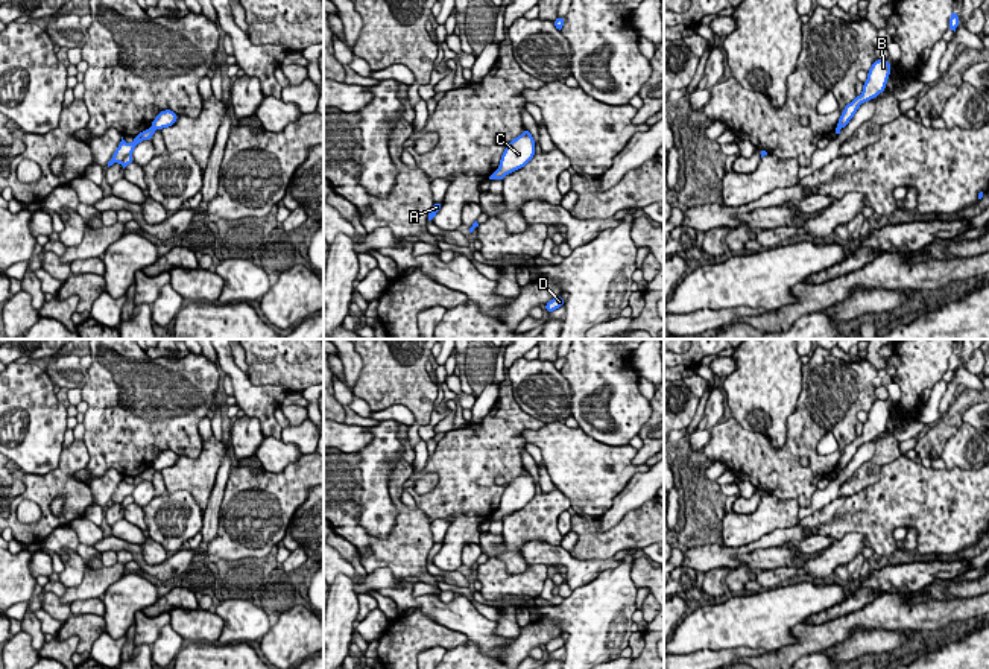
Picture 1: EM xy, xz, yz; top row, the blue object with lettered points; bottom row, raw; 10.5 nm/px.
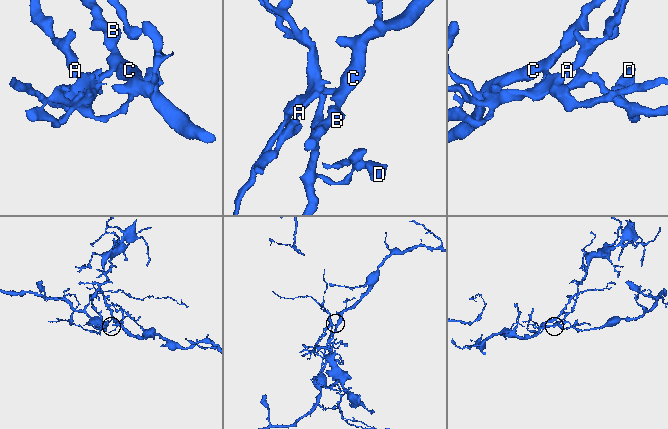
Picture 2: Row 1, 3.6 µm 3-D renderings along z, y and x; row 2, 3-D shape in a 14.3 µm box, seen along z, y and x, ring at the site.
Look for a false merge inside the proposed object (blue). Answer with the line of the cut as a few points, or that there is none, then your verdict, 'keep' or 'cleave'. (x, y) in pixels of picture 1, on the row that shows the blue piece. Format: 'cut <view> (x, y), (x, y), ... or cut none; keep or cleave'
cut xy (152, 125), (155, 128); cleave

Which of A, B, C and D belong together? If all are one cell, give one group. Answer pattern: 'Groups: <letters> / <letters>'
Groups: A D / B C

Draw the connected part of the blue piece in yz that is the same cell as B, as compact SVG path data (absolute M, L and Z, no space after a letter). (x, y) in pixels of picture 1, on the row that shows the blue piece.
M875 59L872 67L867 70L869 75L863 82L861 94L843 108L837 128L845 128L861 103L877 97L886 90L886 84L890 76L890 65L890 61Z

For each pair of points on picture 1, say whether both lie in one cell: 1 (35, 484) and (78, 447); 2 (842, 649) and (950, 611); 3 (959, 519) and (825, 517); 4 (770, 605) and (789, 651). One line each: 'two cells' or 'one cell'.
1: one cell
2: two cells
3: one cell
4: two cells

